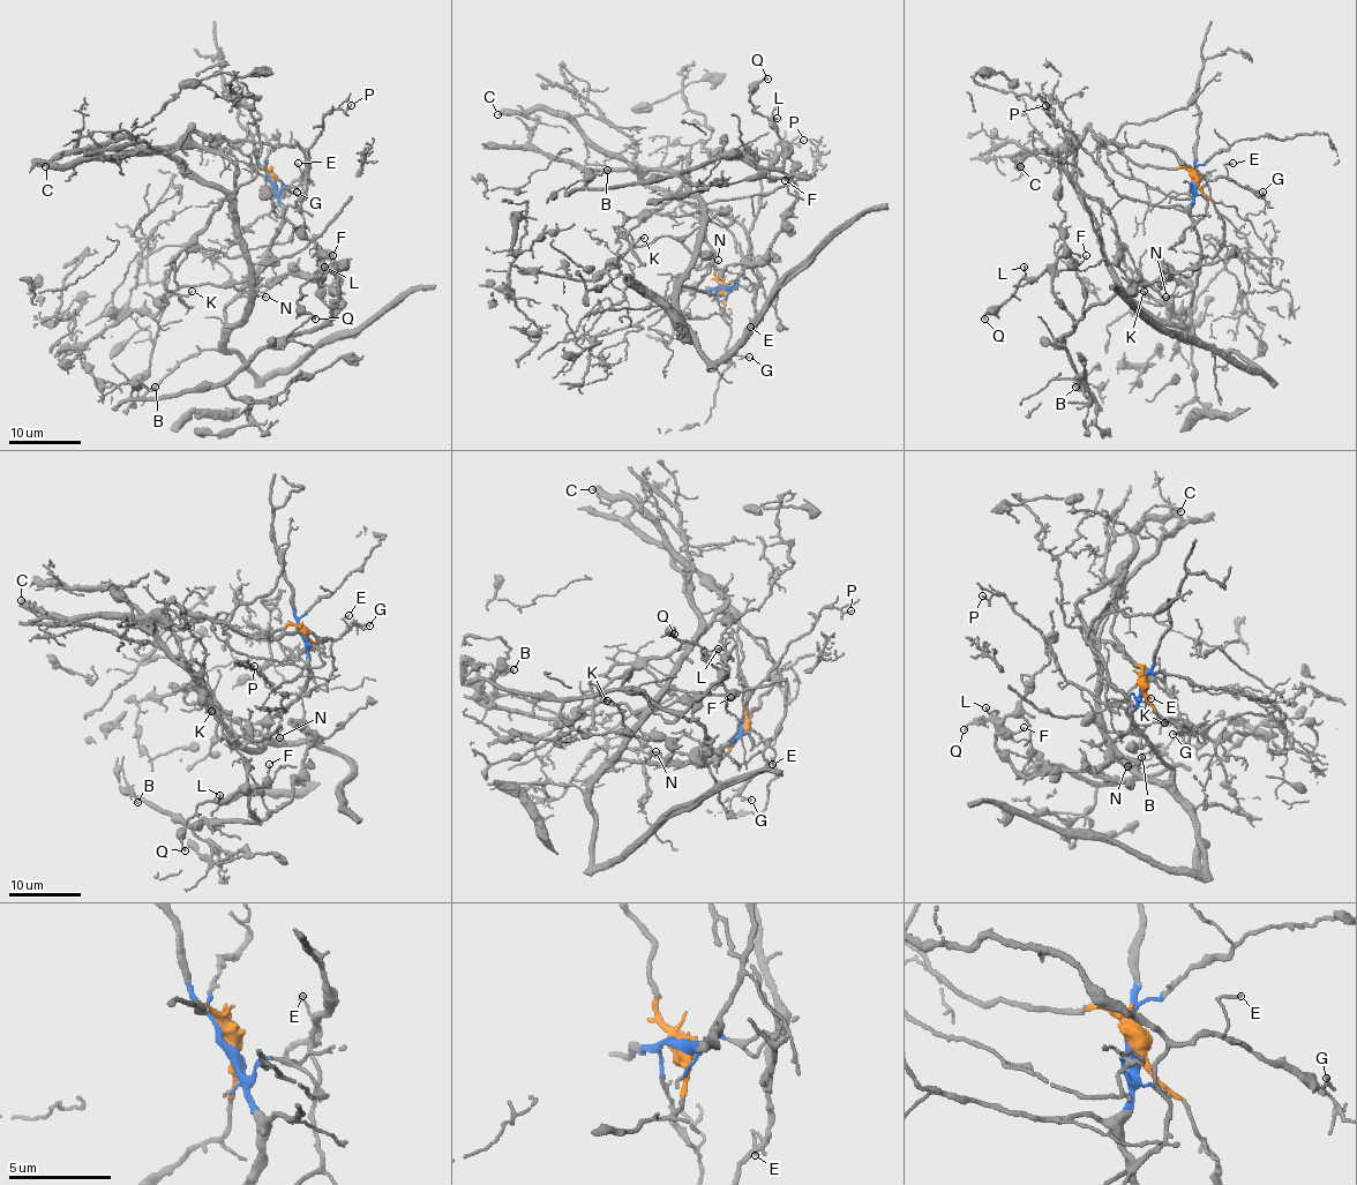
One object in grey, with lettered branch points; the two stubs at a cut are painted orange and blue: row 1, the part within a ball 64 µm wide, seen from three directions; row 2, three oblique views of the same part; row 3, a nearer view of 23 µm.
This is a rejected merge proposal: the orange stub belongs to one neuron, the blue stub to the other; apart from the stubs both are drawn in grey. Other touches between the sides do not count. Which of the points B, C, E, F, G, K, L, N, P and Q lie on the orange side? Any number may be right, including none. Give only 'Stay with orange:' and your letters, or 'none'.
Stay with orange: C, E, G, K

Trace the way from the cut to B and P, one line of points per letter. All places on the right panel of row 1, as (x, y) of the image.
B: (1193, 181), (1189, 217), (1200, 252), (1193, 274), (1162, 275), (1093, 304), (1064, 338), (1093, 397), (1076, 388)
P: (1193, 181), (1193, 199), (1187, 207), (1151, 204), (1122, 197), (1071, 132), (1051, 119), (1046, 105)

